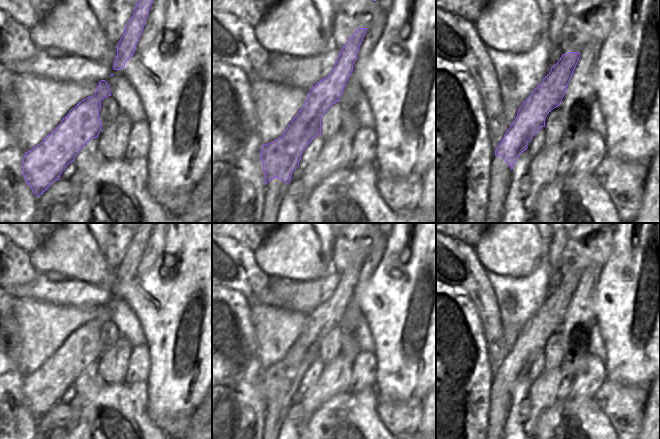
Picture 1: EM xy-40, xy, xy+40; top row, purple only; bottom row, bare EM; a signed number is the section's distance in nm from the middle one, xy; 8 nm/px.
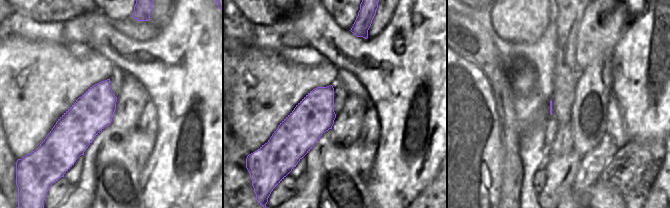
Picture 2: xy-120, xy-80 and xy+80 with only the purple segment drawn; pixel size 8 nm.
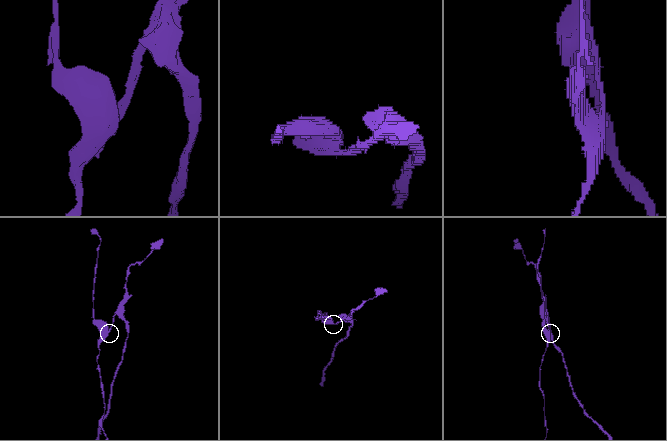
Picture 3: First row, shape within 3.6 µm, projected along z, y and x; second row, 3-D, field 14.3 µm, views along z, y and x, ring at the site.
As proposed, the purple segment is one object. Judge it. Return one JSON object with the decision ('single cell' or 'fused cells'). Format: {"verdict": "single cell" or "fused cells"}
{"verdict": "fused cells"}

